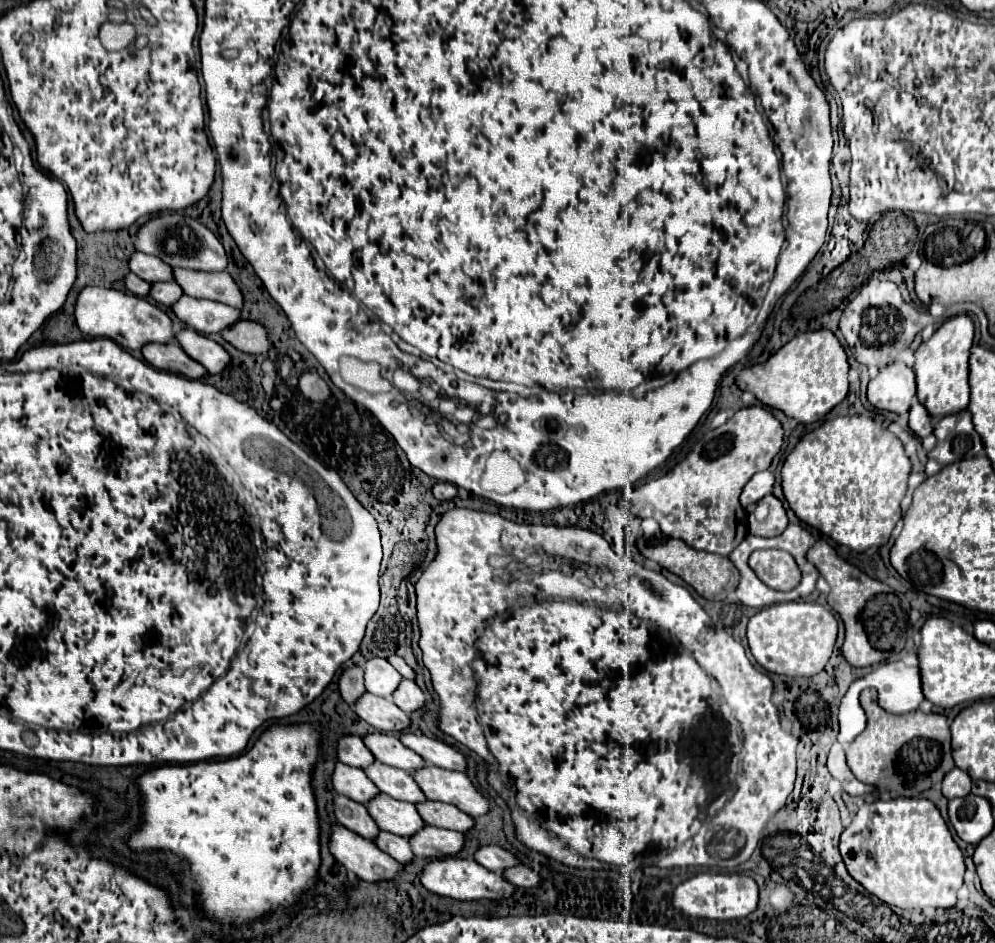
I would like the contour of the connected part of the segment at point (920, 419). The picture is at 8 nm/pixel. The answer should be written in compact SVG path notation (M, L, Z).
M915 401L909 409L909 427L919 437L927 437L933 433L933 417L929 415L929 411L919 401Z

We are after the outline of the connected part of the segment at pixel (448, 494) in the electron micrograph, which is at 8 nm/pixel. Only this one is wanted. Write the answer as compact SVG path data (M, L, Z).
M435 483L433 485L433 495L439 501L449 501L449 499L457 497L457 487L451 485L451 483Z

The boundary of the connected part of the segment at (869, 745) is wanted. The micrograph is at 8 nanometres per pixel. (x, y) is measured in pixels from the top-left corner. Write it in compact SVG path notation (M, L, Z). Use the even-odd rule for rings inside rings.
M875 689L861 693L861 707L867 713L867 727L847 749L847 765L855 777L897 797L925 797L947 817L947 799L941 795L941 781L955 767L947 717L923 713L921 709L907 715L891 715L877 705Z

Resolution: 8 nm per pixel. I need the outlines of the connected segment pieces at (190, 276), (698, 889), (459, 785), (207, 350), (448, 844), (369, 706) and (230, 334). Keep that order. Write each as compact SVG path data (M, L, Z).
M175 269L175 281L183 287L183 291L197 299L211 299L231 307L243 307L243 293L235 279L223 273L195 273L189 269Z
M700 871L683 881L673 891L673 905L691 917L709 917L709 919L739 919L749 915L757 907L759 887L757 883L743 873L714 873Z
M423 767L413 777L431 801L455 805L471 817L481 817L491 811L489 801L465 773L445 771L439 767Z
M193 329L177 333L177 341L183 351L189 353L191 359L205 365L209 373L221 373L231 365L231 355L219 343L201 333L195 333Z
M425 827L419 835L409 839L417 857L425 859L443 859L455 857L465 847L465 835L457 831L445 831L439 827Z
M365 693L355 703L355 713L381 733L401 733L411 725L411 717L393 701Z
M237 321L235 325L231 325L229 329L223 331L223 337L237 347L239 351L245 353L253 353L253 355L263 355L271 349L271 341L269 341L269 331L257 323L257 321Z

